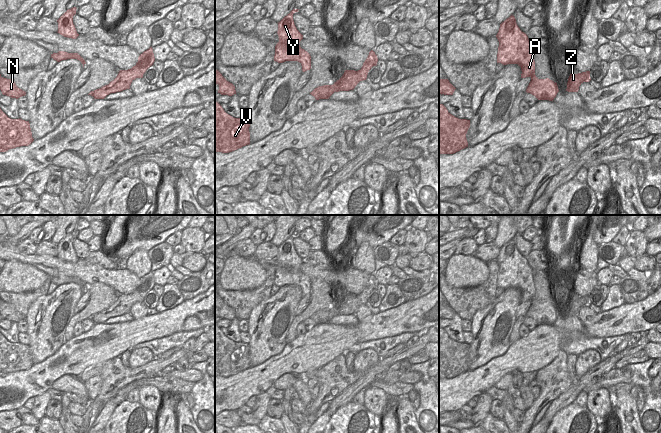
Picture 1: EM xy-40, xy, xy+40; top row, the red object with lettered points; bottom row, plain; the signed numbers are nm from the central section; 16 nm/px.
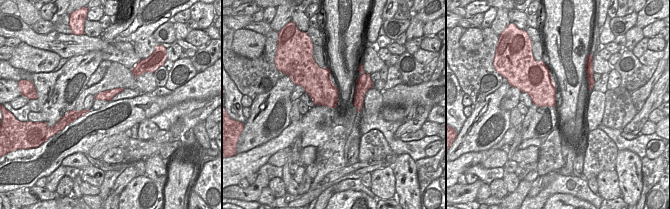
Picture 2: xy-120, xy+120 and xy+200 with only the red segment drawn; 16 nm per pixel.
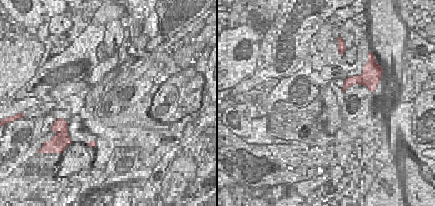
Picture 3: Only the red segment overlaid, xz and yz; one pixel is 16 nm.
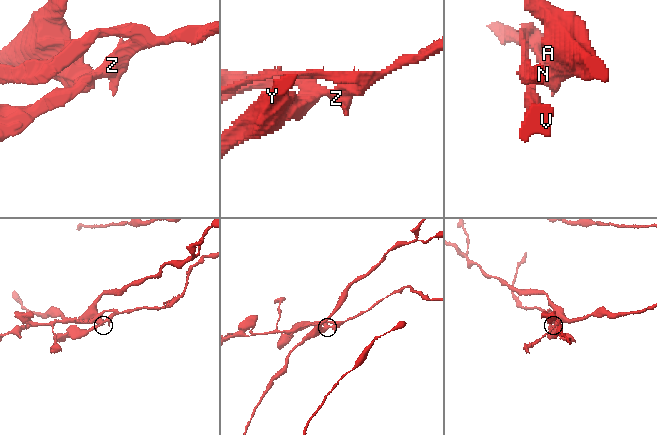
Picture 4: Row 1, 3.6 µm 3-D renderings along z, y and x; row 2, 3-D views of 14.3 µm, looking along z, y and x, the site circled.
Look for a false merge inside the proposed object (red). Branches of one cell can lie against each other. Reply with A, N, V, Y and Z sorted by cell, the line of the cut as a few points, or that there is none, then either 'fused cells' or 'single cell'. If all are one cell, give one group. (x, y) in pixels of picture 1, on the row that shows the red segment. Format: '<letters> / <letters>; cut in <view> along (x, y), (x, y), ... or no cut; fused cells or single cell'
A Y / N V Z; cut in xy along (316, 88), (320, 96), (328, 98); fused cells

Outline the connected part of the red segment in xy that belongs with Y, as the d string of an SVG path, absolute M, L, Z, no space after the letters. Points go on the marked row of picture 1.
M293 9L287 16L278 22L279 42L275 46L274 61L298 61L302 65L302 71L311 69L311 56L299 45L303 35L297 30L293 14L299 9Z

